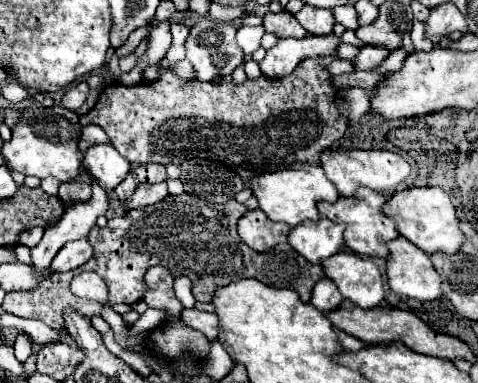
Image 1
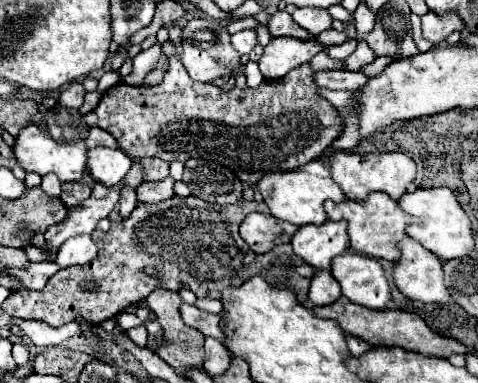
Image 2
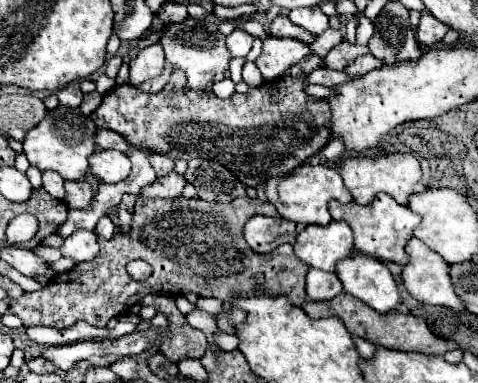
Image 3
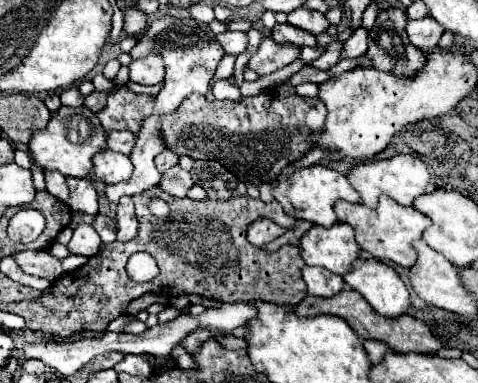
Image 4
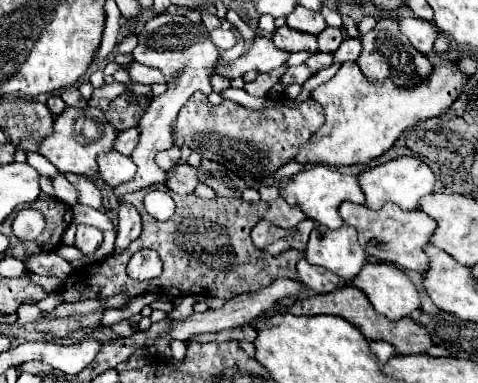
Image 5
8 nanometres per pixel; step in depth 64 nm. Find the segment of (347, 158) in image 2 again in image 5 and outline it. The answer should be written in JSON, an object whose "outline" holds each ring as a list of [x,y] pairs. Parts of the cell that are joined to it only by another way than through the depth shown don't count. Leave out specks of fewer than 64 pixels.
{"outline":[[[400,156],[400,158],[394,158],[390,162],[378,164],[374,168],[368,168],[366,172],[358,174],[356,180],[358,180],[358,186],[362,188],[362,192],[366,196],[366,206],[372,208],[372,210],[382,208],[384,202],[394,202],[402,210],[416,210],[418,200],[424,194],[434,192],[434,182],[436,182],[430,166],[426,166],[416,156]]]}

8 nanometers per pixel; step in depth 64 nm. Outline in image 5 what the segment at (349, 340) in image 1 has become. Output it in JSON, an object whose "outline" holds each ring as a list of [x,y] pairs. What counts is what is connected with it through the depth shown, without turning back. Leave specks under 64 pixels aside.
{"outline":[[[370,342],[370,350],[372,350],[372,354],[376,354],[380,364],[386,364],[396,354],[396,350],[386,342]]]}

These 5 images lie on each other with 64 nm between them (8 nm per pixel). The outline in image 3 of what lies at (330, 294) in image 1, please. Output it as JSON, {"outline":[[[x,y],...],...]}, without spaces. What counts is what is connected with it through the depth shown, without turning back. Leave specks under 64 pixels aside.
{"outline":[[[312,268],[306,276],[306,292],[310,300],[332,300],[342,292],[342,284],[336,274]]]}

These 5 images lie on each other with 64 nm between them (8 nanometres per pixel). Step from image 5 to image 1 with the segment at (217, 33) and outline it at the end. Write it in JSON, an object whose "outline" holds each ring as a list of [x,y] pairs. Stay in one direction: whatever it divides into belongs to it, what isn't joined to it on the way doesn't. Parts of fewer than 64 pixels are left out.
{"outline":[[[242,26],[242,28],[238,30],[236,40],[238,40],[240,48],[242,48],[246,54],[252,54],[252,52],[256,52],[256,50],[260,48],[260,40],[262,40],[264,32],[266,32],[264,26]]]}

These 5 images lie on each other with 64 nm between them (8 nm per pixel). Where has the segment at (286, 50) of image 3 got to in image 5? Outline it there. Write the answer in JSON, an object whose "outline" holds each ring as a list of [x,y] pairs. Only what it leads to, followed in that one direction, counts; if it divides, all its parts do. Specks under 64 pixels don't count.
{"outline":[[[258,36],[250,48],[248,54],[240,56],[234,64],[230,66],[216,66],[216,74],[220,76],[226,76],[230,80],[238,78],[238,76],[244,76],[246,72],[250,70],[256,70],[260,74],[264,72],[270,72],[278,66],[284,66],[286,60],[288,60],[288,52],[280,50],[274,46],[274,42],[270,38],[264,38],[264,36]]]}

